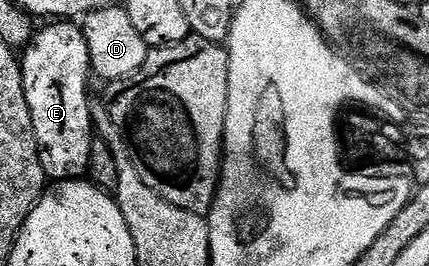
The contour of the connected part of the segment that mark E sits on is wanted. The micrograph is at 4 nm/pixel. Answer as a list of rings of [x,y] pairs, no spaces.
[[[54,20],[37,31],[21,55],[24,100],[32,112],[32,128],[36,132],[40,164],[47,179],[55,183],[82,180],[90,173],[88,160],[96,140],[94,122],[90,118],[90,82],[92,71],[88,44],[81,25],[70,20]]]

